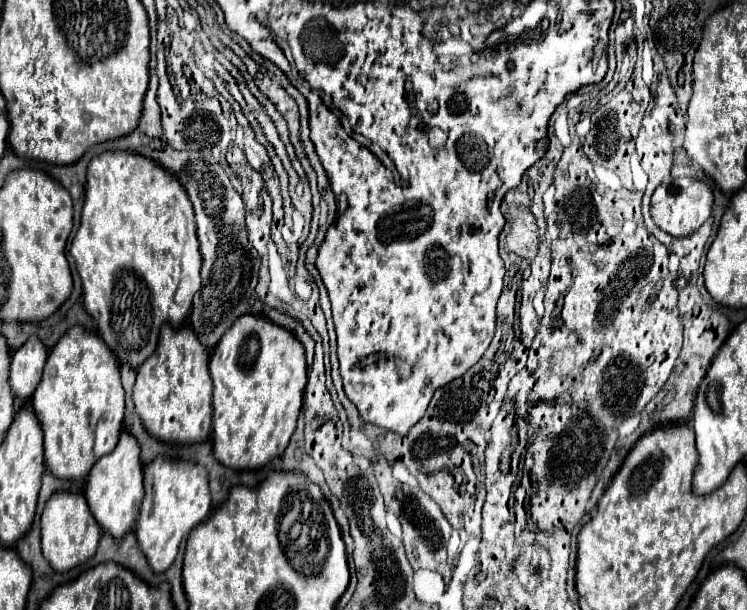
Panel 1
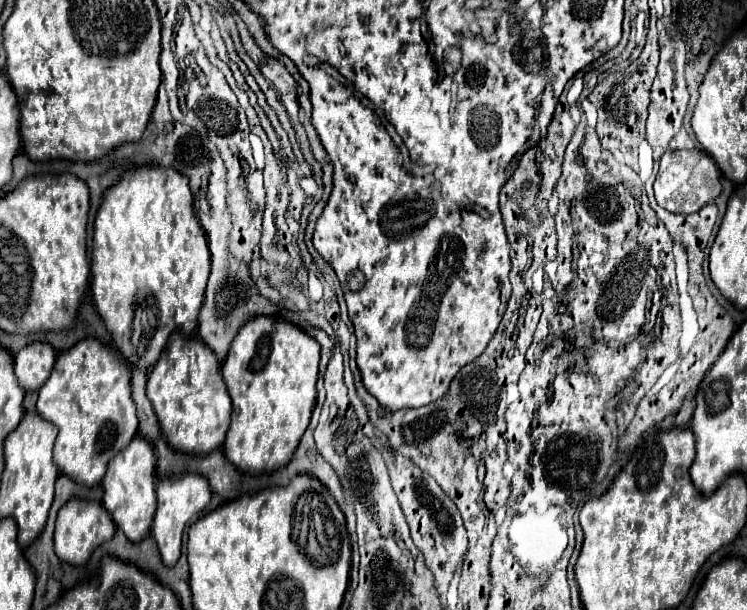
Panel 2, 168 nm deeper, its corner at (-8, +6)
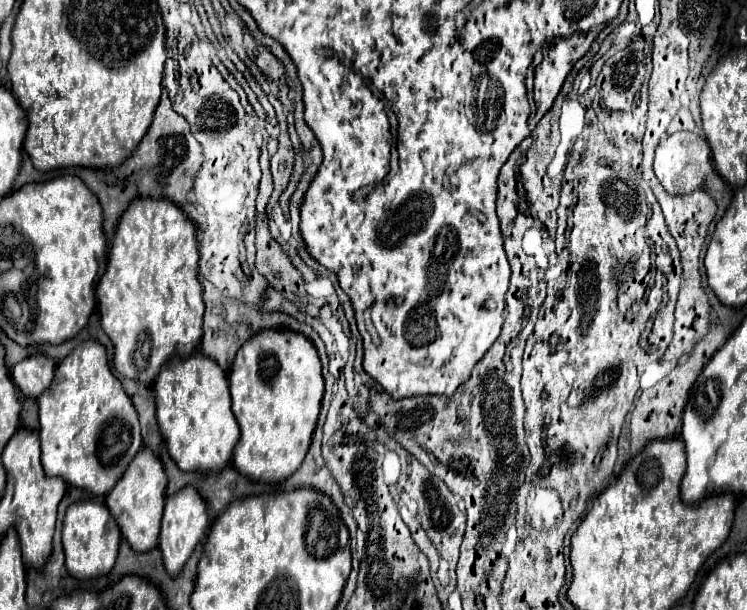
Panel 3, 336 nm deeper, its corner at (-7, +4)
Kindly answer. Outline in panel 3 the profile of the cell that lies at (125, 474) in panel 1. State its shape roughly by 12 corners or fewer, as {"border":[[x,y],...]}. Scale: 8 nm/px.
{"border":[[142,448],[106,496],[136,552],[158,544],[166,482]]}

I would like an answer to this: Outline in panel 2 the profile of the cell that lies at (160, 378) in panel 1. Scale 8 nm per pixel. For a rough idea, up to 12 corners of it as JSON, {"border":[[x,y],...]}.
{"border":[[173,332],[147,378],[169,444],[209,454],[231,400],[217,356]]}

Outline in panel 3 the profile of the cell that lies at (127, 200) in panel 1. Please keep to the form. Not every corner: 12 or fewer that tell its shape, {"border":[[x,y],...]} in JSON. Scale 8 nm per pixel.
{"border":[[138,198],[96,286],[114,368],[148,386],[198,348],[194,224]]}

